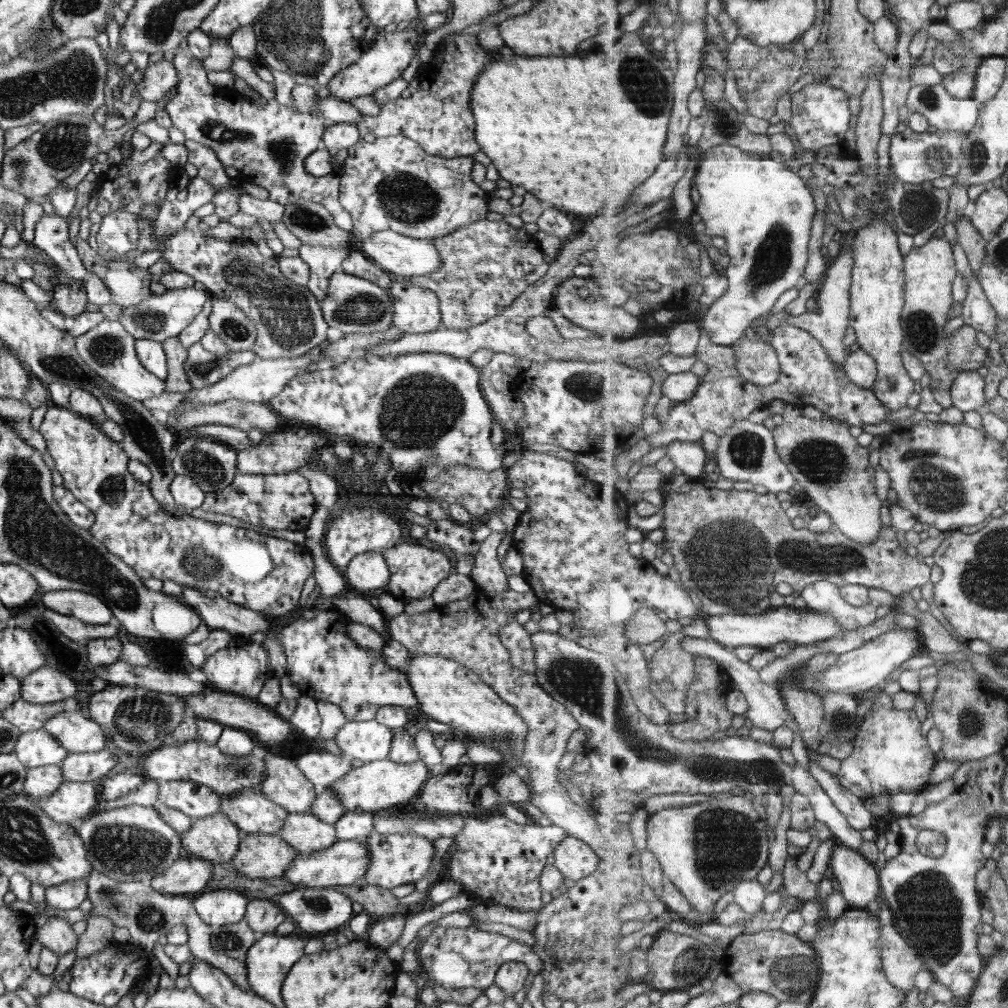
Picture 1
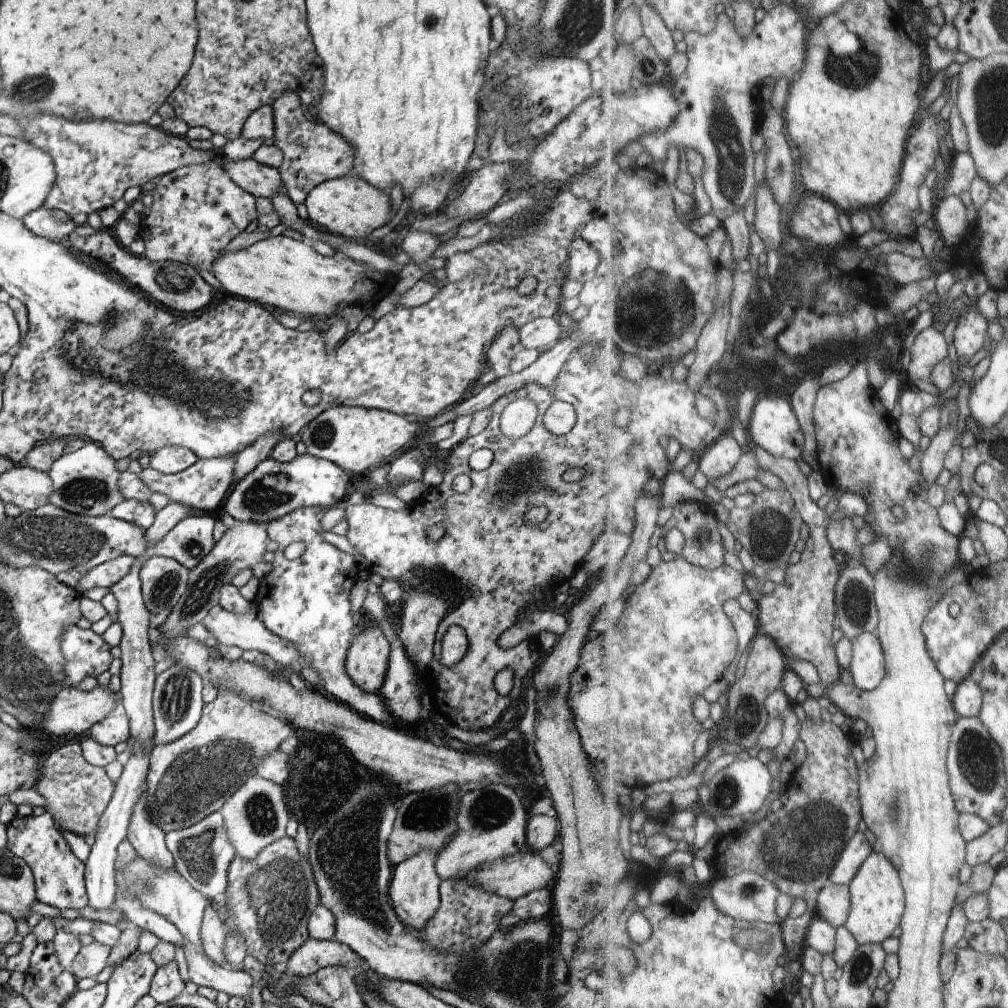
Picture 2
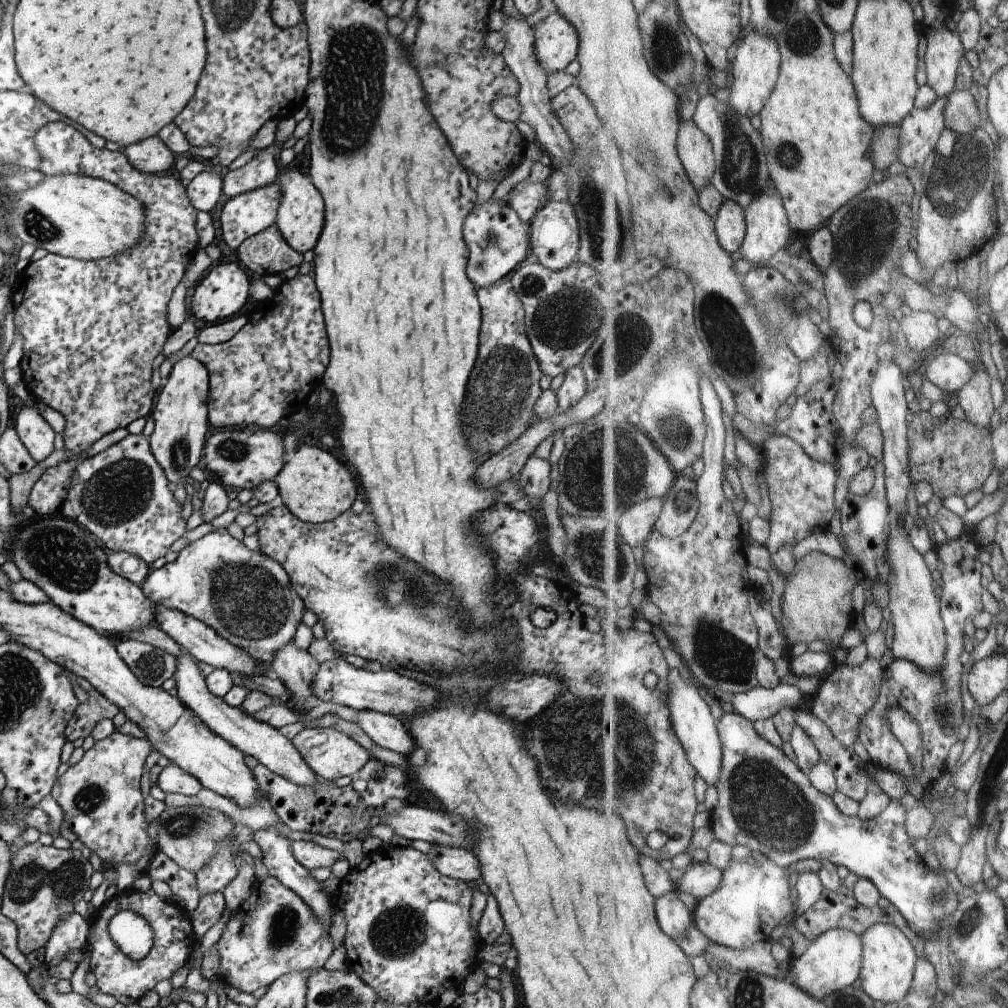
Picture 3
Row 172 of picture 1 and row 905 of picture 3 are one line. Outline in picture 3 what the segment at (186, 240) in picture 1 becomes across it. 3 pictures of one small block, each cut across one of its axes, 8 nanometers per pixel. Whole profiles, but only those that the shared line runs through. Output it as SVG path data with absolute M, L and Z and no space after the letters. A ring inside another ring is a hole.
M131 890L130 892L119 892L111 900L107 900L108 904L104 904L104 908L97 911L96 914L96 930L94 930L93 938L90 938L90 944L92 944L92 957L90 960L91 972L96 976L97 986L100 992L112 996L119 1003L128 1006L133 1003L139 1002L145 994L150 991L154 991L156 984L159 984L162 980L171 980L176 974L177 970L184 967L189 963L189 957L196 944L196 935L192 930L190 917L188 913L178 904L173 901L161 900L160 896L154 892L154 890L146 890L146 892ZM124 910L130 910L136 912L136 914L142 916L146 922L148 922L153 932L153 946L150 952L144 956L141 960L131 960L118 948L118 944L115 944L110 937L108 926L110 920L118 912Z

